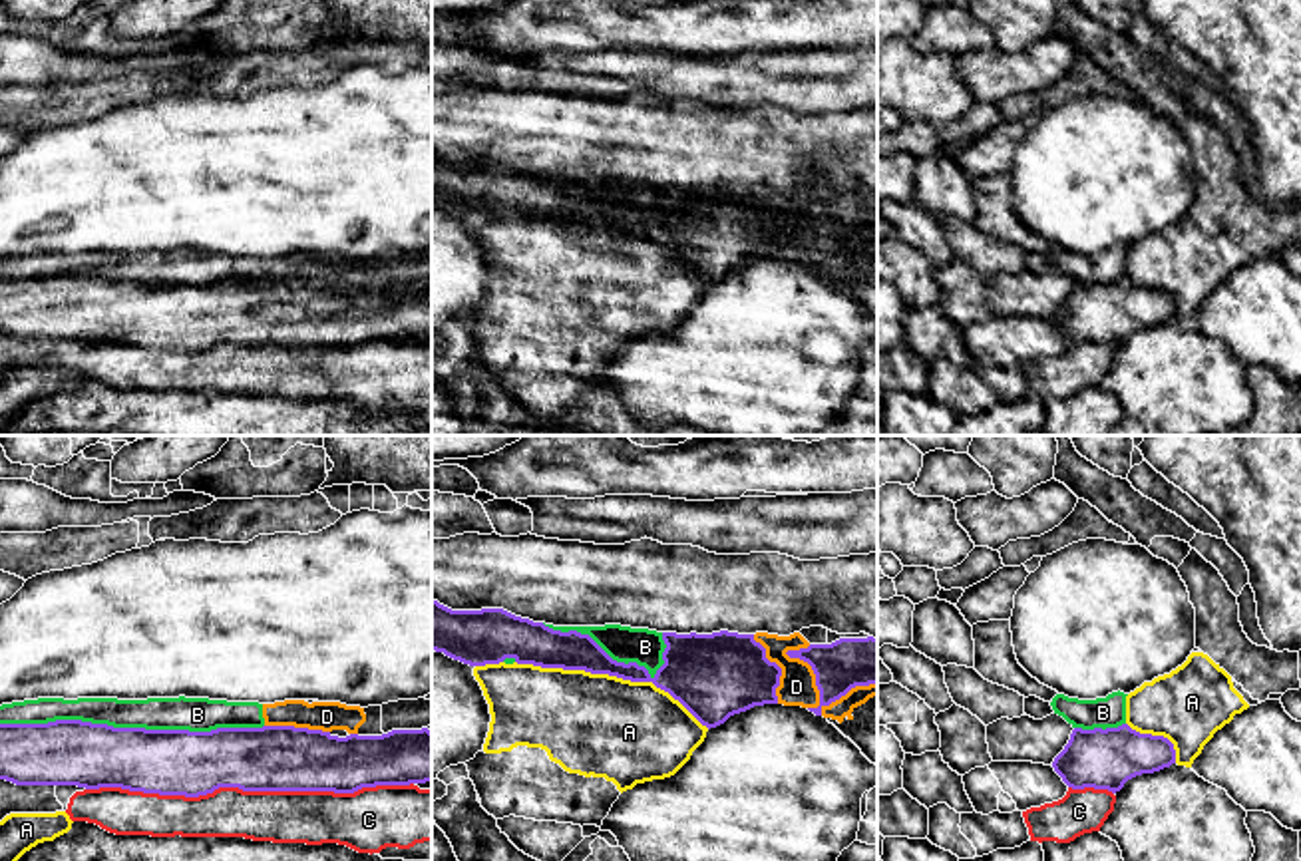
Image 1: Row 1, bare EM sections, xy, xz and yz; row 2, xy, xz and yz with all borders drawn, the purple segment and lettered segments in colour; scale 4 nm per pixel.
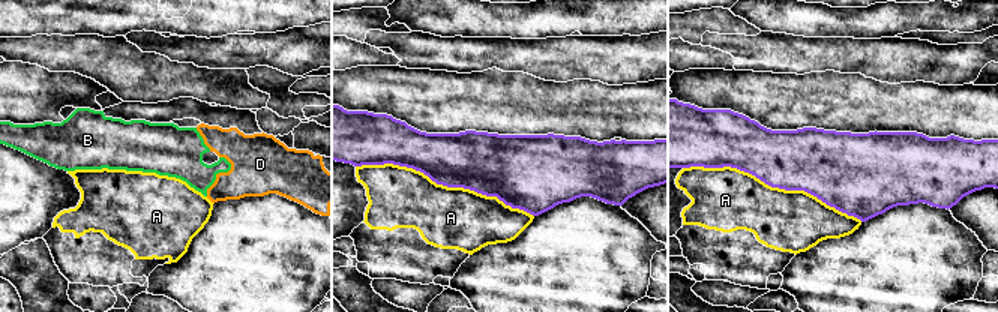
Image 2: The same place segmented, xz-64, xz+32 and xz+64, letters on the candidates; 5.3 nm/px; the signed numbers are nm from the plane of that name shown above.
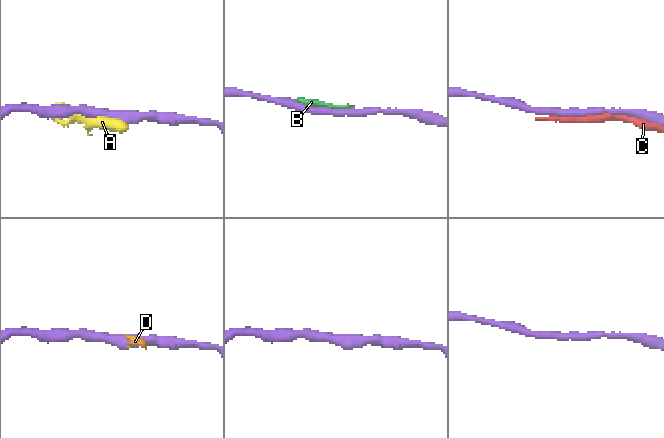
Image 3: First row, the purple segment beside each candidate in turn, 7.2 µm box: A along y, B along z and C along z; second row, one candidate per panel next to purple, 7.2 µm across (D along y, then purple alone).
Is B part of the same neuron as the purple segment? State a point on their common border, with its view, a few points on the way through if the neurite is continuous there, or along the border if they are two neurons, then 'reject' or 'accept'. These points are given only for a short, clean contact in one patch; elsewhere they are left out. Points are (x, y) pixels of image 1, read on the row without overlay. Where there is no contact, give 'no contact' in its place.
contact xy (132, 283); reject

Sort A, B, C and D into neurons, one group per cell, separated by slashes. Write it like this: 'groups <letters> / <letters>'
groups A / B D / C

